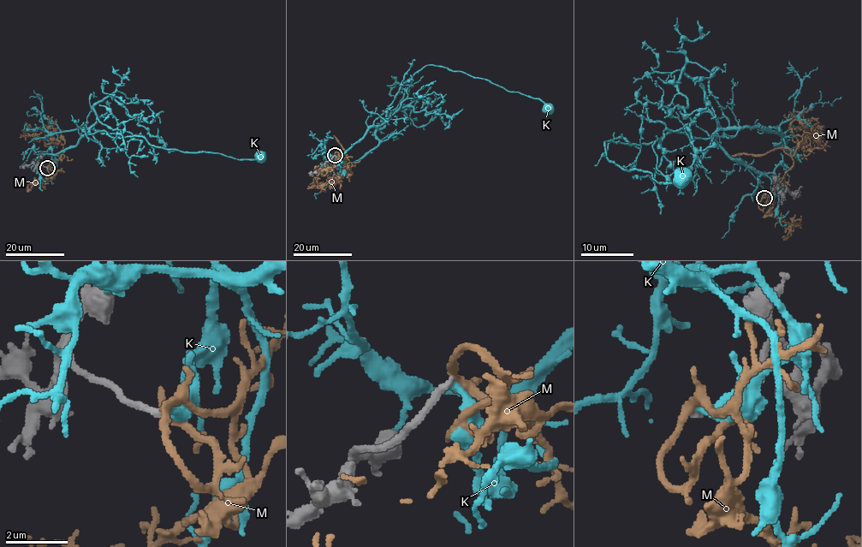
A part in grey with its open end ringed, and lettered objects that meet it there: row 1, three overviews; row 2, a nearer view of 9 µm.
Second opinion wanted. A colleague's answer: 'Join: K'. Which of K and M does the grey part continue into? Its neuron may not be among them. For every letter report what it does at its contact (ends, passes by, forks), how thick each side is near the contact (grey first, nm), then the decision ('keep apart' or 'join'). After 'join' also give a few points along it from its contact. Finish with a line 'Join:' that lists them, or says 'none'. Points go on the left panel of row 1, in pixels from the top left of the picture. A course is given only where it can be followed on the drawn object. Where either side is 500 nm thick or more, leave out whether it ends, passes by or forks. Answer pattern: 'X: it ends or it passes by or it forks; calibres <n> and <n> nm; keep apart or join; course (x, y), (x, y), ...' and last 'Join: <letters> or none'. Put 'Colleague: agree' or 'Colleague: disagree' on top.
Colleague: disagree
K: it ends; calibres 240 and 260 nm; keep apart
M: it forks; calibres 220 and 240 nm; keep apart
Join: none

